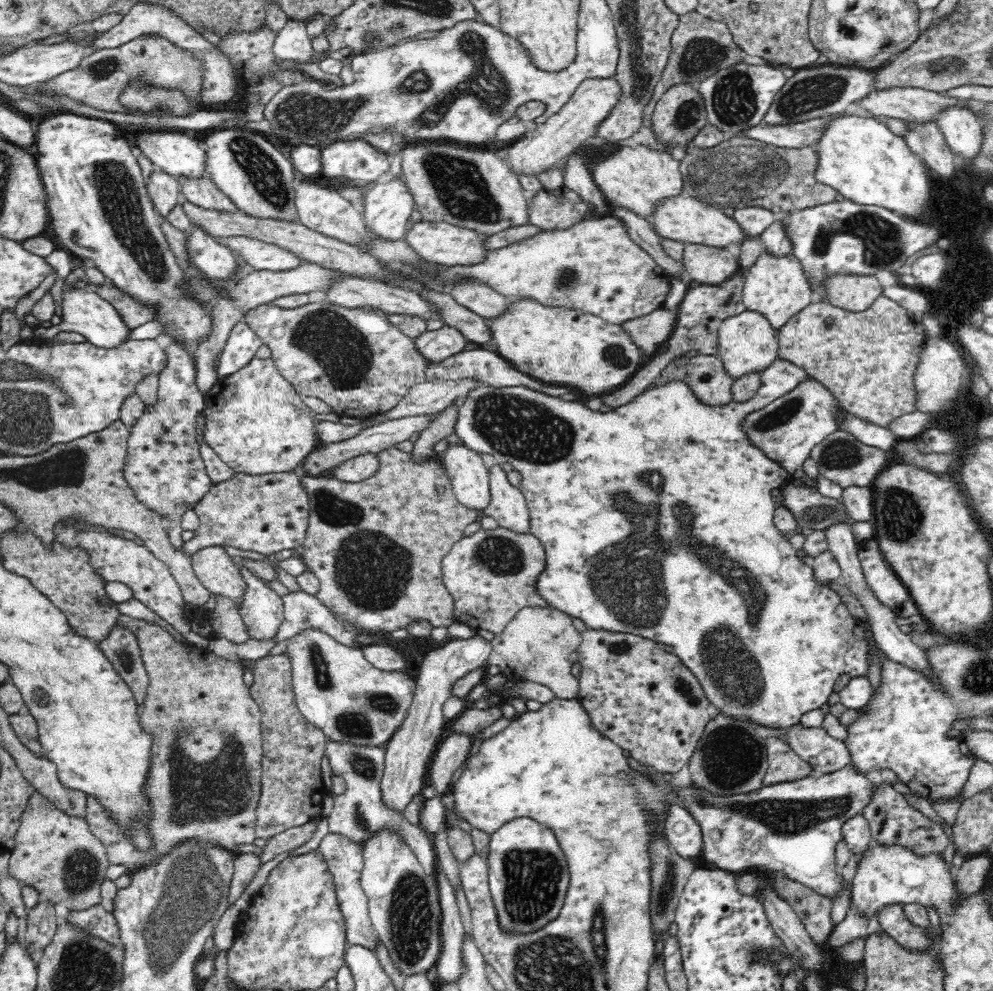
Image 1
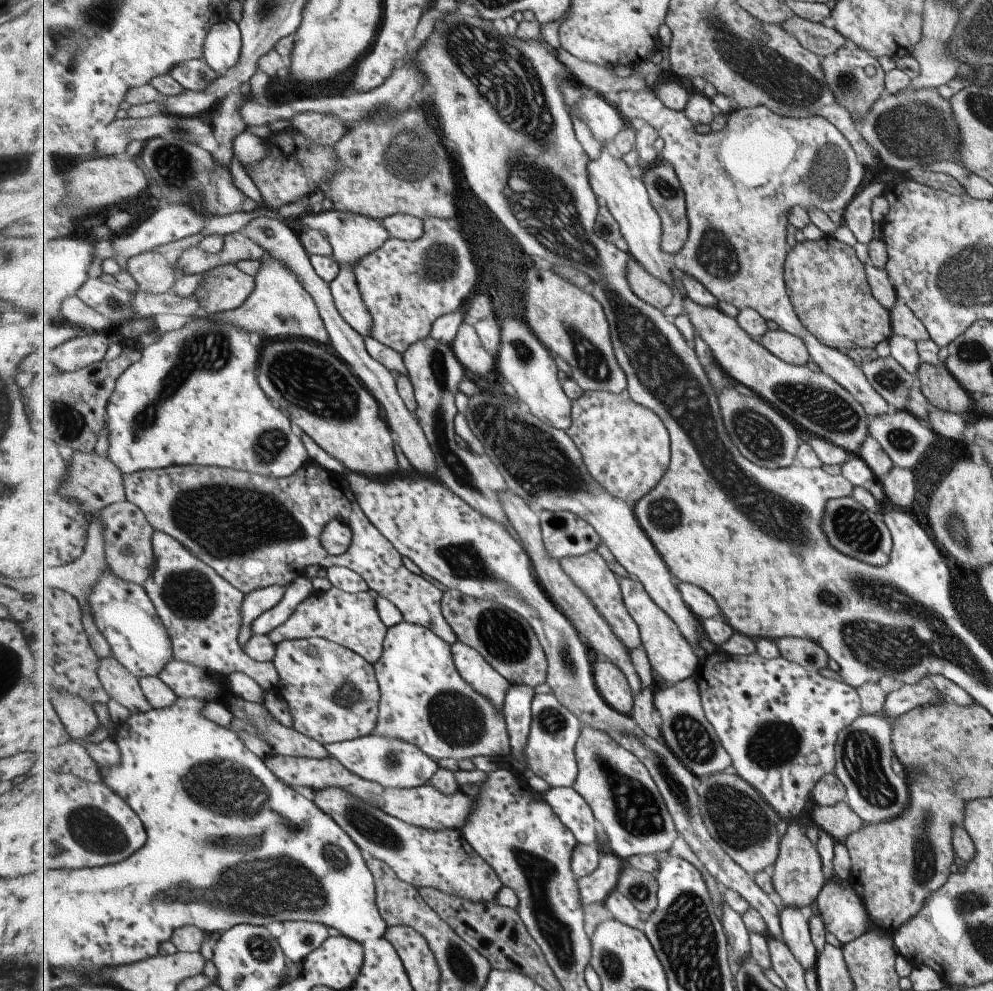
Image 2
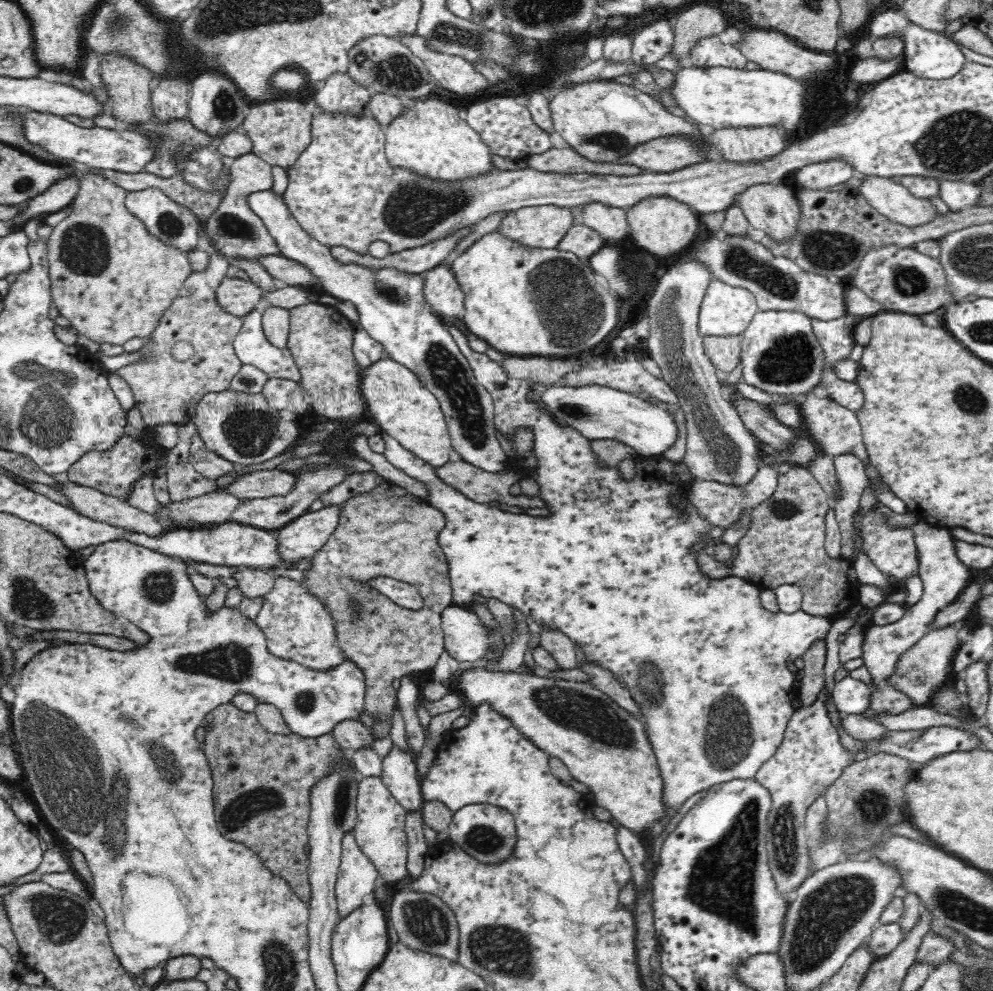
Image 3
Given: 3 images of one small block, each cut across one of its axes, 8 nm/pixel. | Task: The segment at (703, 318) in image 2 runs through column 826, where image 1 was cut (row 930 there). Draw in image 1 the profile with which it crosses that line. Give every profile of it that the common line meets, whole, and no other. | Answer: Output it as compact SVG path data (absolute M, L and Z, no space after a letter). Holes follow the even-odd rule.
M393 828L376 830L362 846L361 887L368 897L374 932L405 975L426 973L441 953L442 911L437 883L424 872L418 857Z

